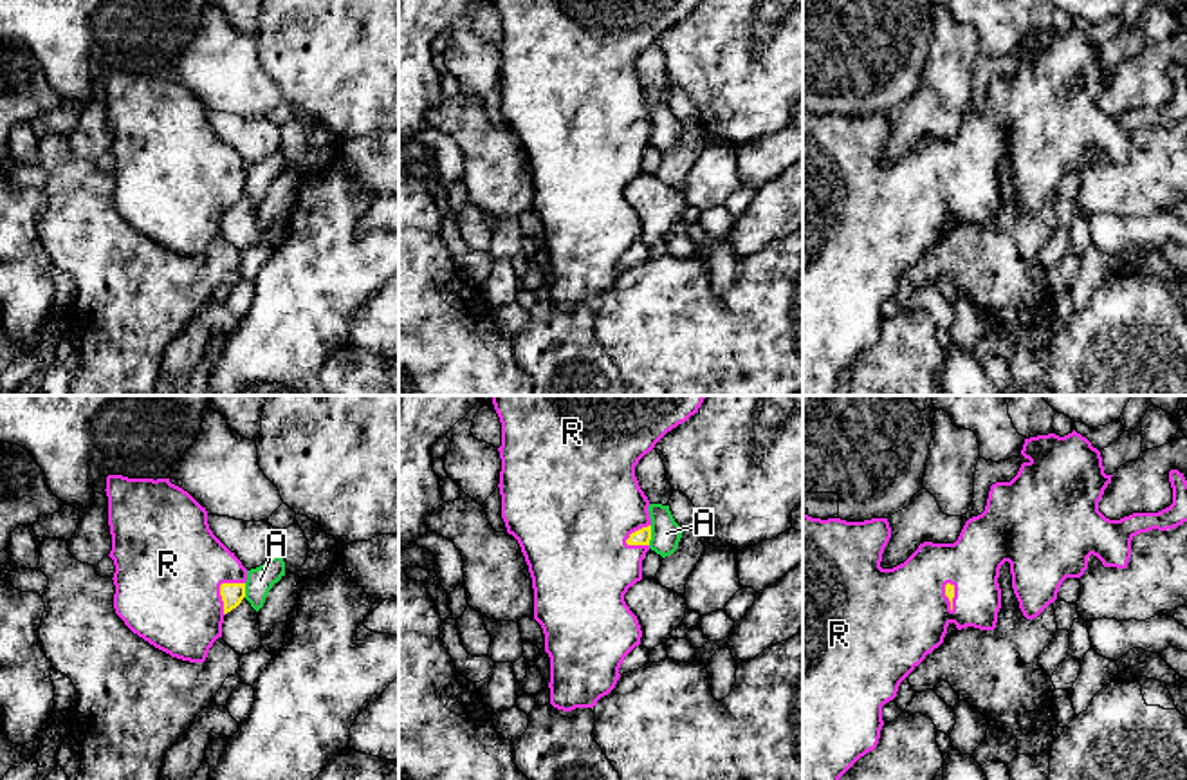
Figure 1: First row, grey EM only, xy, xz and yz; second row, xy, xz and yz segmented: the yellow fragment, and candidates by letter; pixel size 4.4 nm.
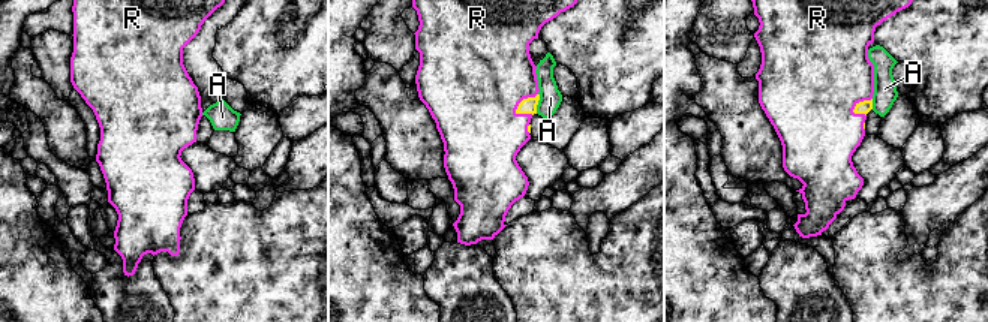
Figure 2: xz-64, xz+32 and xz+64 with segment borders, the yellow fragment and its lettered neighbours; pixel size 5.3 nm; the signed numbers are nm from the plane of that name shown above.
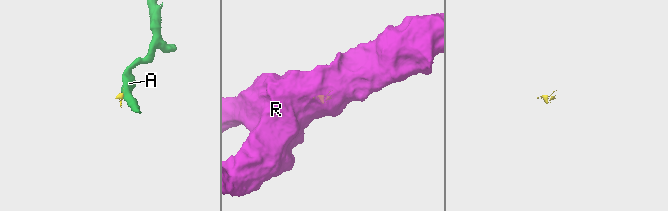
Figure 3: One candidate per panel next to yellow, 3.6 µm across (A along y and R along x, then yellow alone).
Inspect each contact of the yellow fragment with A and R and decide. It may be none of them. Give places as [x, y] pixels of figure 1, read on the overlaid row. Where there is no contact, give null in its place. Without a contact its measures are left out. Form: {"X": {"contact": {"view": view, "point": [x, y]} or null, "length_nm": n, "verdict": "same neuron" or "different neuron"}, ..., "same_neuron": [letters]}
{"A": {"contact": {"view": "xz", "point": [650, 535]}, "length_nm": 90, "verdict": "different neuron"}, "R": {"contact": {"view": "xy", "point": [220, 589]}, "length_nm": 180, "verdict": "same neuron"}, "same_neuron": ["R"]}

